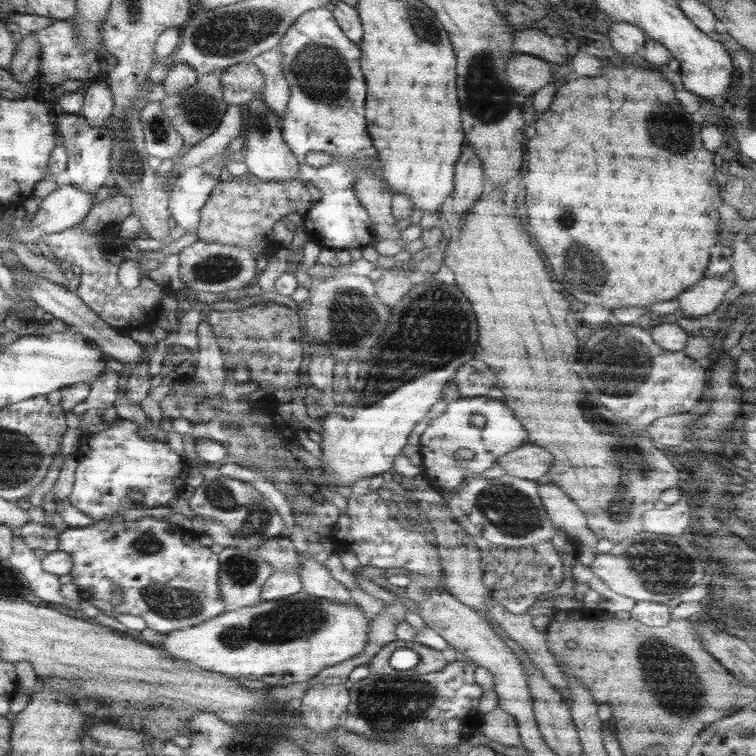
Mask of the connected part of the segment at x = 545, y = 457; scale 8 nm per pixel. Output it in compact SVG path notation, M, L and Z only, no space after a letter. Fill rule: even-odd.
M520 446L516 448L516 452L510 452L508 456L501 456L497 460L497 464L508 476L522 477L526 480L538 480L540 476L544 476L550 466L552 466L552 456L548 452L544 452L544 448L540 446Z

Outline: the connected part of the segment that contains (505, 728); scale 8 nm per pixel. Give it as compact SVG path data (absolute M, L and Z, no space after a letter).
M496 707L491 712L482 715L482 726L479 731L491 741L504 746L519 746L521 744L517 722L509 712L502 707Z

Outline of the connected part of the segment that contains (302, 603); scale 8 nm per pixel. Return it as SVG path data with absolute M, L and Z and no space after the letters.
M301 590L298 594L278 600L270 602L260 600L256 605L224 611L208 622L168 632L158 646L162 646L164 652L172 654L174 663L182 661L230 679L264 680L270 686L284 686L306 683L326 668L358 656L367 641L369 621L370 618L354 601L351 604L340 604L306 594Z

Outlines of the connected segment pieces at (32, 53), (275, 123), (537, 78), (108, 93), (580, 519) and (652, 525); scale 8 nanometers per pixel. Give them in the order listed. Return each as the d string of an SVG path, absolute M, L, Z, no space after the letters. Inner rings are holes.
M25 33L22 40L15 46L8 68L17 82L31 85L37 81L40 53L41 50L36 39L31 33Z
M256 93L245 105L244 105L244 128L243 128L243 153L244 158L242 162L246 163L248 172L253 174L258 180L264 182L288 182L298 178L299 162L294 156L291 148L284 142L283 134L281 131L281 124L279 122L278 115L264 102L261 93Z
M518 52L508 59L505 73L509 86L518 94L528 97L540 86L556 80L551 67L550 63L541 58Z
M104 80L89 82L85 88L85 99L79 115L93 127L106 126L114 112L114 99L111 88Z
M552 484L537 488L550 520L568 534L578 537L582 545L596 547L598 540L586 525L586 518L578 506L562 490Z
M682 496L678 502L664 510L652 508L642 516L642 528L654 534L680 536L686 532L688 524L690 524L690 506L686 496Z

